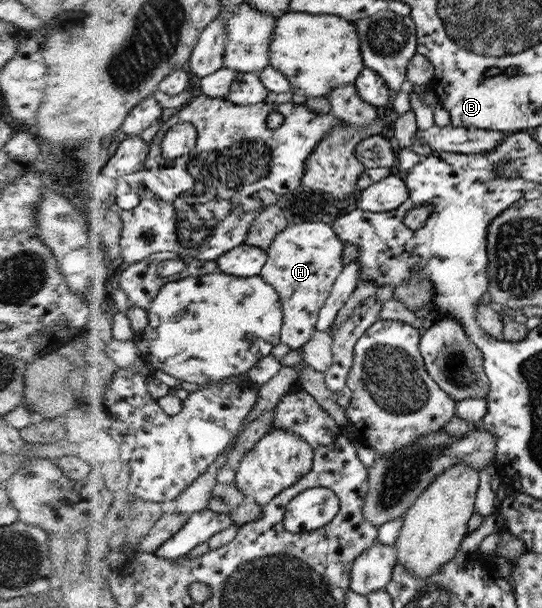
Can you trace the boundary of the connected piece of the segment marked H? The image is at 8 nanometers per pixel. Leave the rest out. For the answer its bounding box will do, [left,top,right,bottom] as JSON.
[261,222,343,350]

